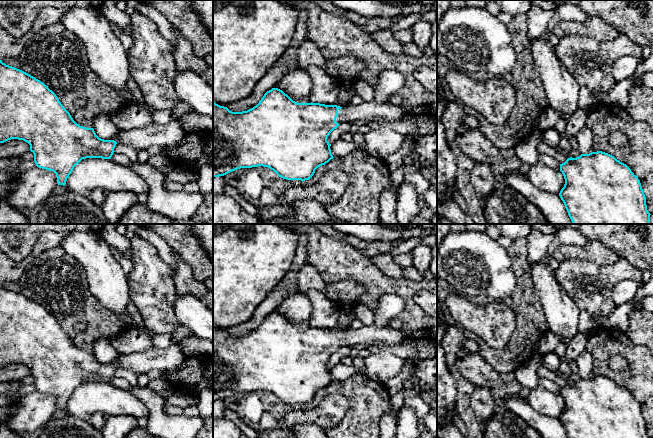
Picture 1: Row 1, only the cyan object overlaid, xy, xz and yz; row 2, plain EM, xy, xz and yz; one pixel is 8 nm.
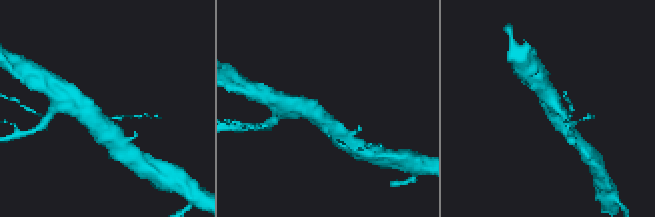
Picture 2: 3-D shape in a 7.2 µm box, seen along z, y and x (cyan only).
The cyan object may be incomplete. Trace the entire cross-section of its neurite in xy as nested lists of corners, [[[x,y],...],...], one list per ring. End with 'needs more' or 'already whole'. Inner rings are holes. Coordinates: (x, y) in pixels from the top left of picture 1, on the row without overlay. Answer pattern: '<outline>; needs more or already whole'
[[[0,284],[0,367],[11,363],[27,366],[36,390],[53,395],[58,409],[65,410],[67,402],[82,383],[111,383],[117,367],[135,373],[148,374],[154,369],[166,372],[177,369],[185,358],[181,348],[175,344],[167,348],[119,354],[113,364],[101,363],[93,352],[77,348],[56,318],[43,306]]]; needs more

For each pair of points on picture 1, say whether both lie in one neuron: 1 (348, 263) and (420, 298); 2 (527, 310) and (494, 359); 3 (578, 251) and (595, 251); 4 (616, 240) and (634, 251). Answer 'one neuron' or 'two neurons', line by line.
1: two neurons
2: one neuron
3: one neuron
4: one neuron

